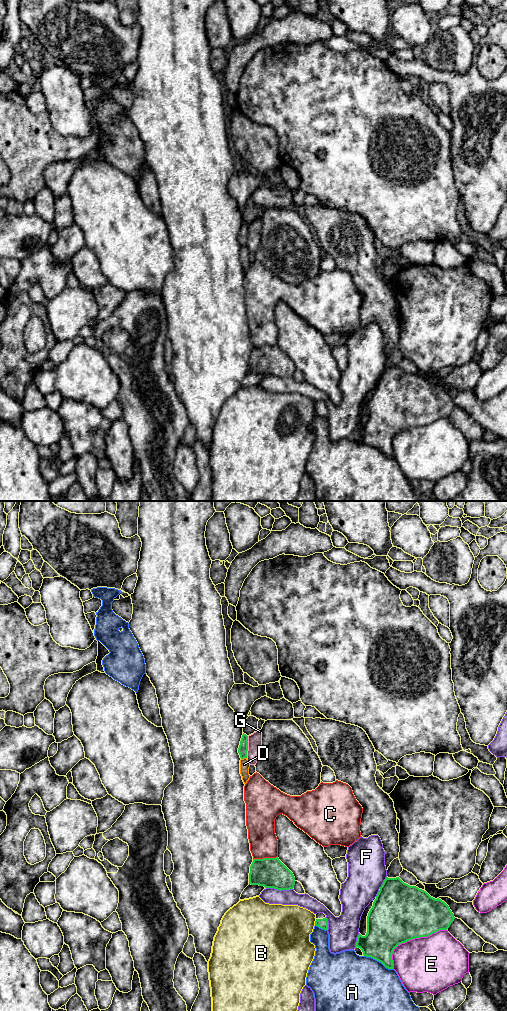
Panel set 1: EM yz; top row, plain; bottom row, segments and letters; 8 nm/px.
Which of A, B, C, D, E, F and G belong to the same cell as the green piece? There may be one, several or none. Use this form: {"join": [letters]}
{"join": []}

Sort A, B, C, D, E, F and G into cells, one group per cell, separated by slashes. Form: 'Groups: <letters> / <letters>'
Groups: A / B / C / D / E / F / G

